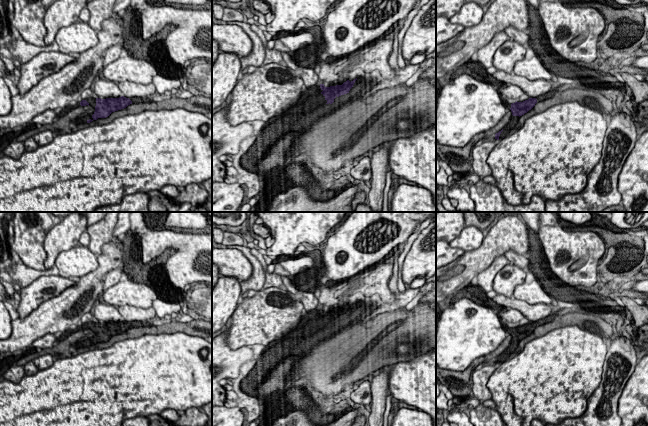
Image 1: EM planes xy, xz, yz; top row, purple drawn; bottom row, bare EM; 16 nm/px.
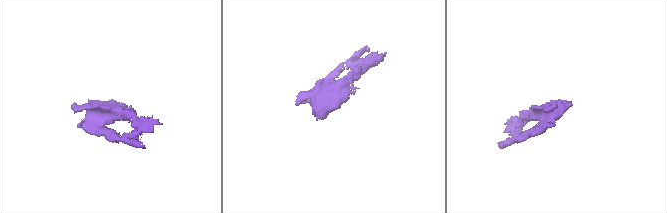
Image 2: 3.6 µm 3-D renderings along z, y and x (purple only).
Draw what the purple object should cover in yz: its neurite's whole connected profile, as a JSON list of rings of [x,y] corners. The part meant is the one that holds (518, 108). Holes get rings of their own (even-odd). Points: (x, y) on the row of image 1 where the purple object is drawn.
[[[529,98],[523,102],[515,102],[511,104],[512,116],[509,123],[498,133],[495,134],[495,139],[500,140],[506,136],[515,132],[515,126],[519,121],[519,118],[531,110],[537,103],[536,98]]]

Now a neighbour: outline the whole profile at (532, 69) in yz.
[[[537,56],[532,59],[523,59],[517,61],[514,65],[513,73],[522,77],[526,77],[531,81],[544,79],[549,82],[552,81],[552,74],[545,68]]]

